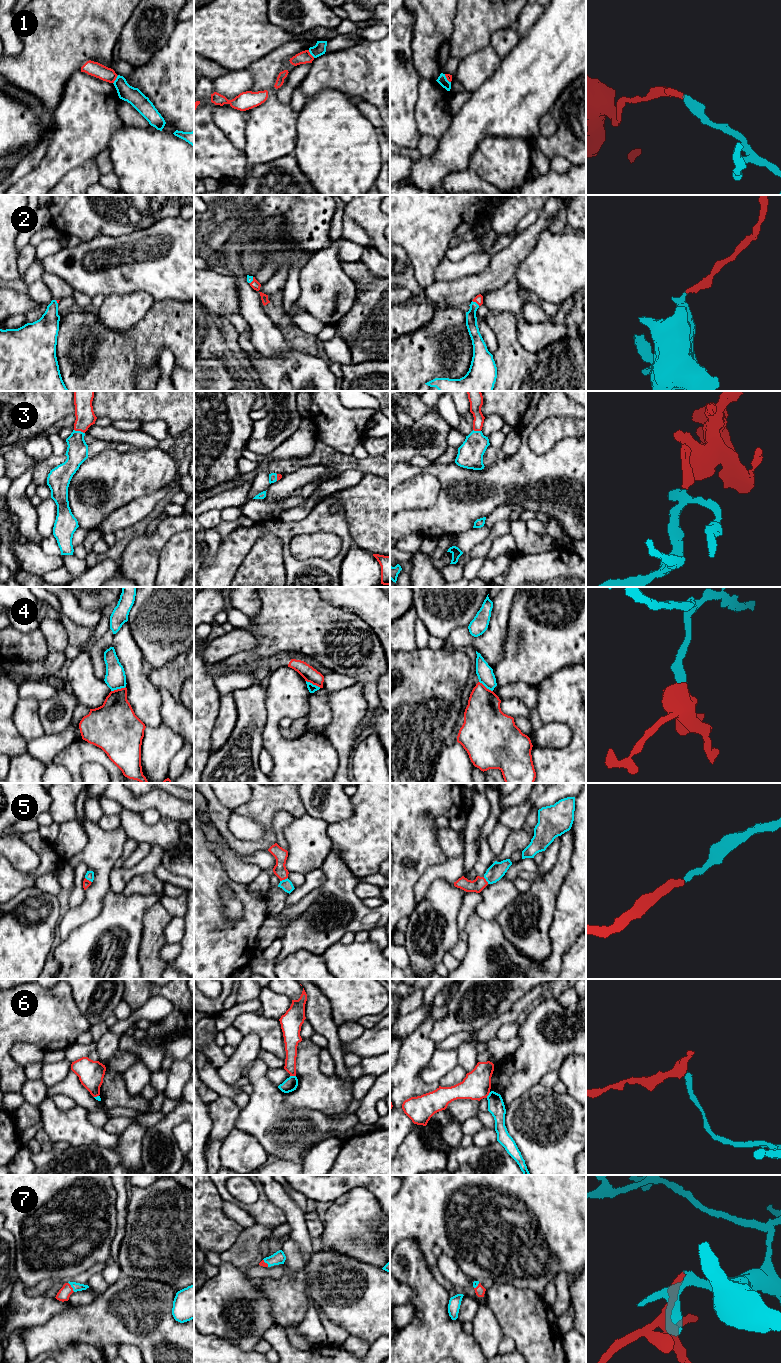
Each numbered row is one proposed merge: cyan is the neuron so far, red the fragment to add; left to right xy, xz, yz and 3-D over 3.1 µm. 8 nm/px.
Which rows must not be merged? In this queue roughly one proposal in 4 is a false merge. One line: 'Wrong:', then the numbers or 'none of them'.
Wrong: 1, 4, 6

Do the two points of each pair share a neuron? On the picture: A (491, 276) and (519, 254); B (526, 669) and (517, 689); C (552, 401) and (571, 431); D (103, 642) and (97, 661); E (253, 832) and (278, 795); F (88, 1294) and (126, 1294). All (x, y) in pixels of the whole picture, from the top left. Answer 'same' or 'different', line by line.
A: same
B: different
C: different
D: same
E: different
F: different

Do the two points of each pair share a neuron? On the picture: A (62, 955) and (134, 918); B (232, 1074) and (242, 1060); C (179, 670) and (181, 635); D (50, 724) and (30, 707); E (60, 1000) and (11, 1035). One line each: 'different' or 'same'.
A: same
B: same
C: different
D: different
E: same

